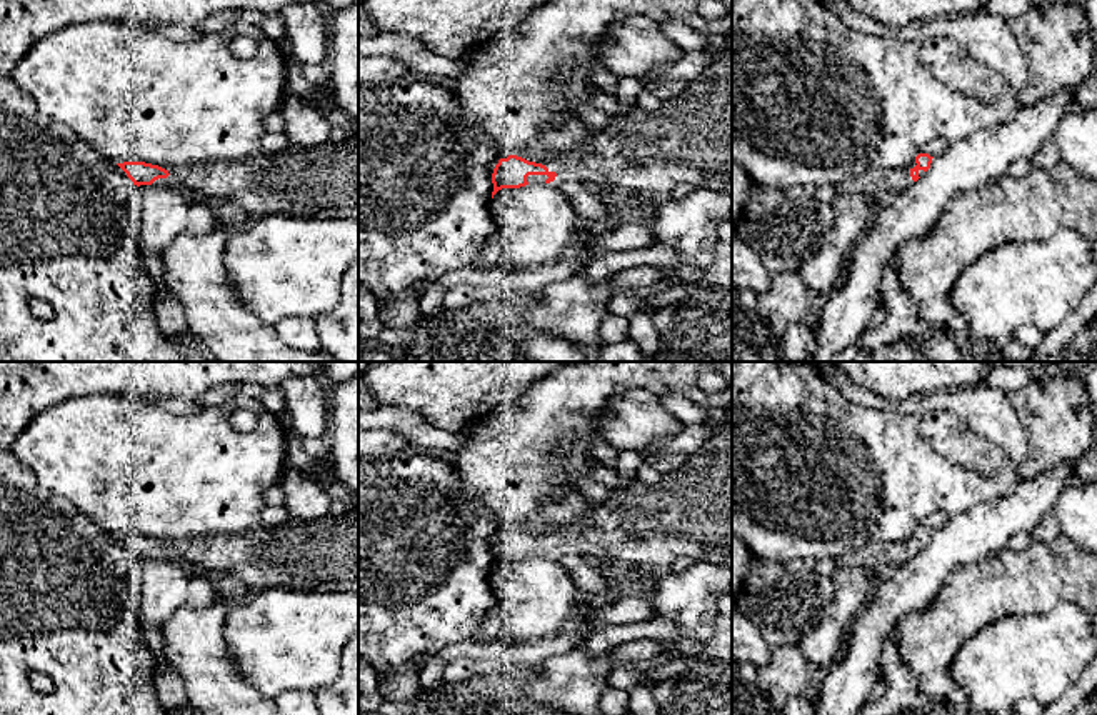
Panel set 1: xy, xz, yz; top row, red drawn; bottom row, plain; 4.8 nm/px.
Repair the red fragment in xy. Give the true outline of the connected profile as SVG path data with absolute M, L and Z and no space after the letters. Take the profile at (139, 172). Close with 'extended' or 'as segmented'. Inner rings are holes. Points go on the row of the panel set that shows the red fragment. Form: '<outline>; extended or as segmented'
M358 135L343 143L323 142L313 147L290 143L285 152L257 152L237 162L188 163L158 167L145 162L117 163L133 185L175 187L190 198L213 203L235 202L248 217L280 213L292 218L358 220Z; extended

